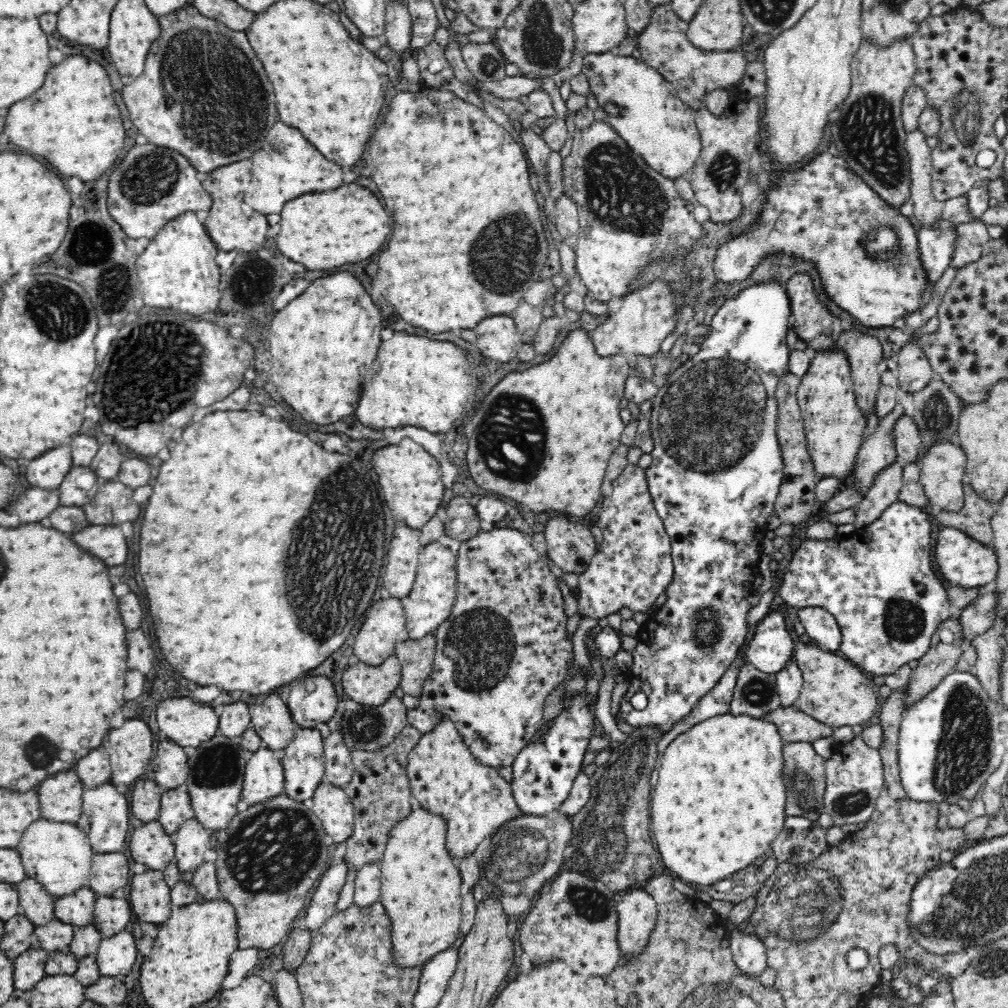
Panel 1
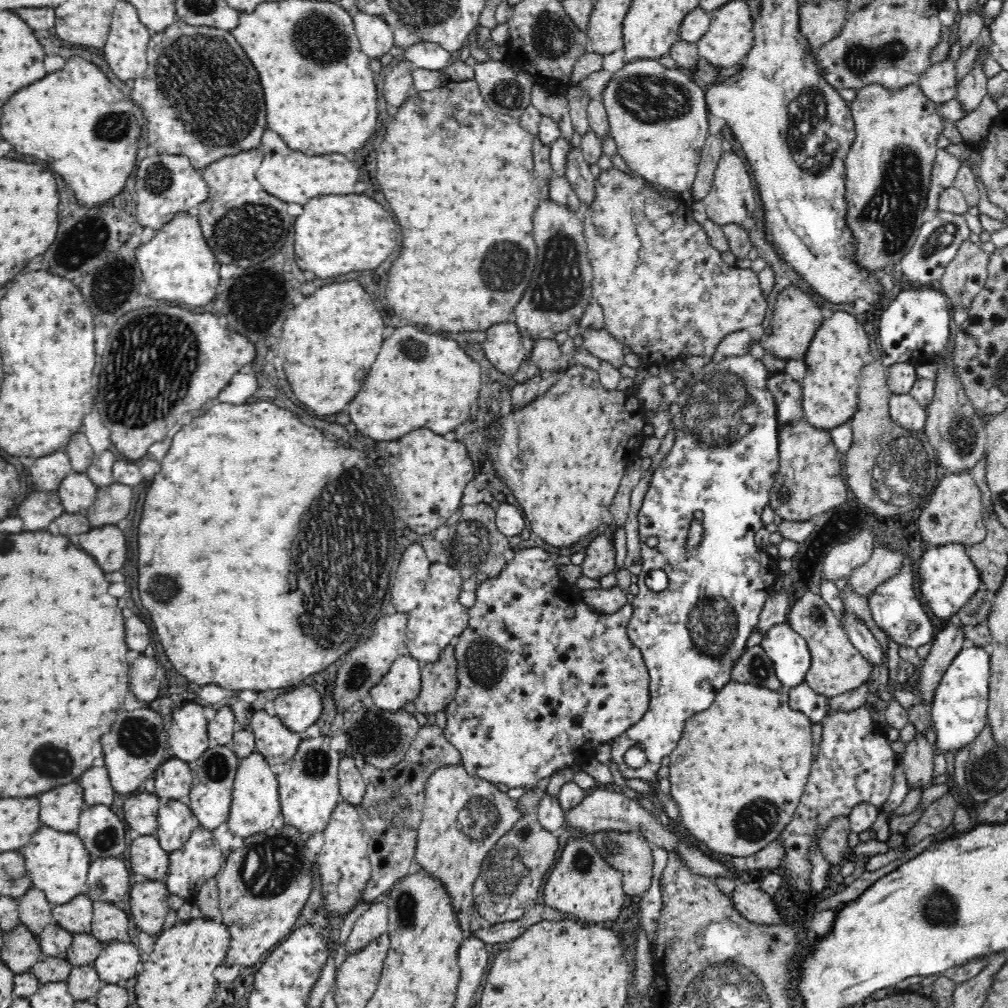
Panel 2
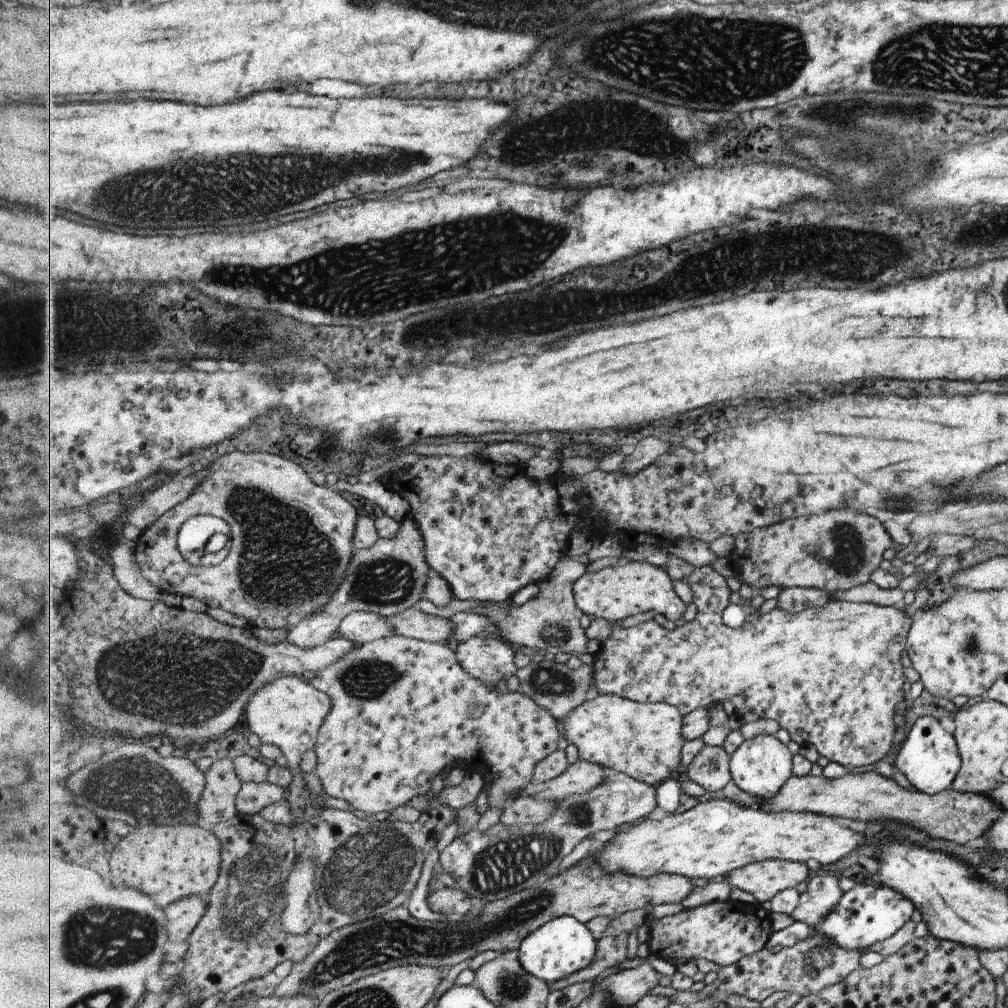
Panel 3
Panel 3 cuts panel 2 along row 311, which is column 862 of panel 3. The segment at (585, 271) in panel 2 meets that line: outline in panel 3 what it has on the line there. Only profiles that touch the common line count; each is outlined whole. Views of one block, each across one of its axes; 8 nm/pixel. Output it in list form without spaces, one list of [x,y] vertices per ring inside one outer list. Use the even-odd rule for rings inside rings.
[[[831,510],[817,515],[799,516],[783,520],[773,526],[757,532],[751,542],[751,556],[747,562],[741,562],[745,580],[757,588],[778,586],[780,589],[789,587],[815,588],[825,592],[849,590],[869,581],[869,574],[878,568],[883,550],[892,547],[893,541],[873,516],[849,510]]]

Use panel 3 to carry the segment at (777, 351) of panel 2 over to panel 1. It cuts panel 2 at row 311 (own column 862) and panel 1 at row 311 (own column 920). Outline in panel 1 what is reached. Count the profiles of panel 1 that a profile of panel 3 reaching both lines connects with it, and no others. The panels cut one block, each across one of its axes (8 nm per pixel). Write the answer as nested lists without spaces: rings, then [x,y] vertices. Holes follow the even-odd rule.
[[[807,272],[795,274],[784,287],[789,294],[792,311],[791,323],[798,338],[807,344],[812,353],[828,350],[843,333],[842,326],[840,326],[840,317],[832,314],[827,305],[820,300],[815,290],[815,283]]]

